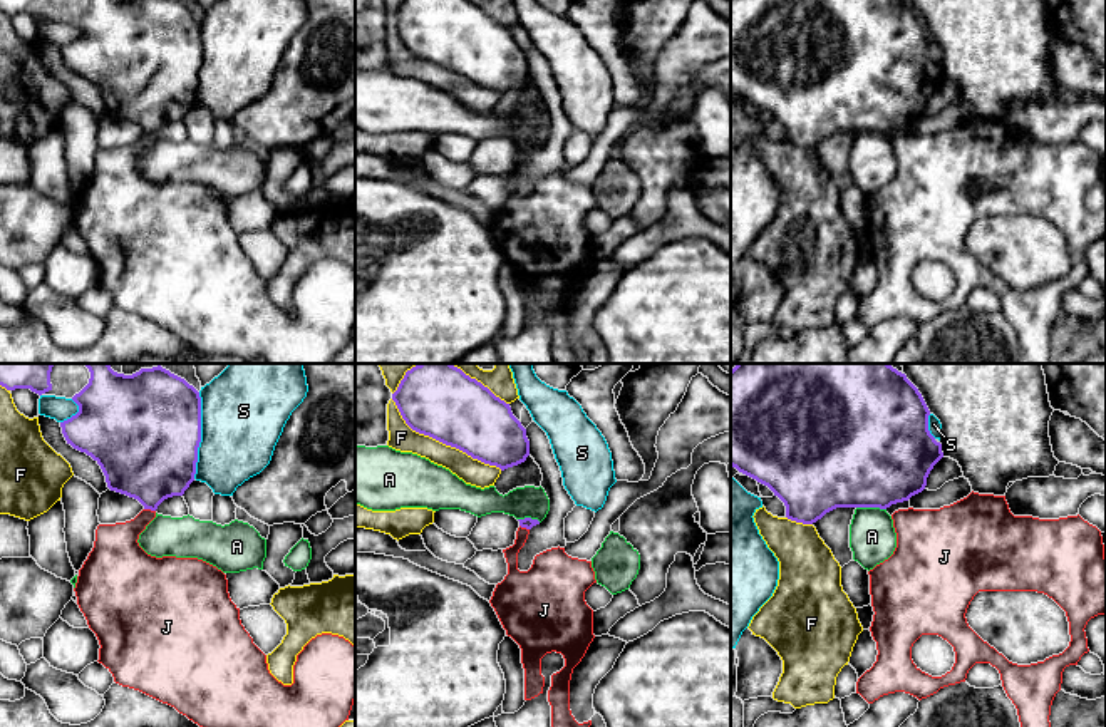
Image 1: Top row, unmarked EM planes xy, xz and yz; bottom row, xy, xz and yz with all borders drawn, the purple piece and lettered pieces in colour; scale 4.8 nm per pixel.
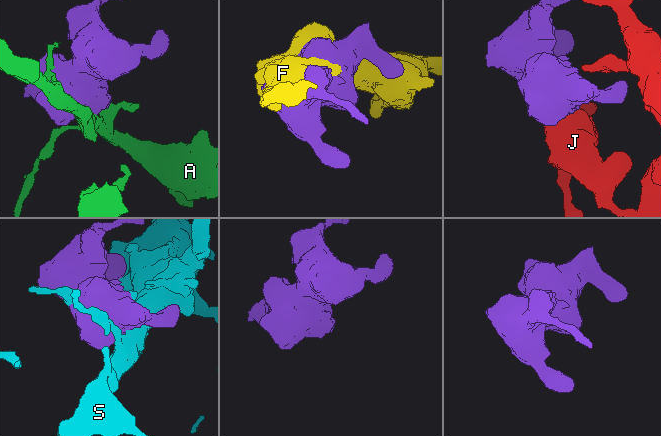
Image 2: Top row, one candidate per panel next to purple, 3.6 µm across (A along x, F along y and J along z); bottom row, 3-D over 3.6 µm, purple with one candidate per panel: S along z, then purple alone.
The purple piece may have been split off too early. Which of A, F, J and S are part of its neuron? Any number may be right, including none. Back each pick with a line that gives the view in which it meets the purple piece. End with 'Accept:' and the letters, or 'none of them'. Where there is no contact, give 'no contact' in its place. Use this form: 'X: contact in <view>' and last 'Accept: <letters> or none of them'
Accept: none of them

